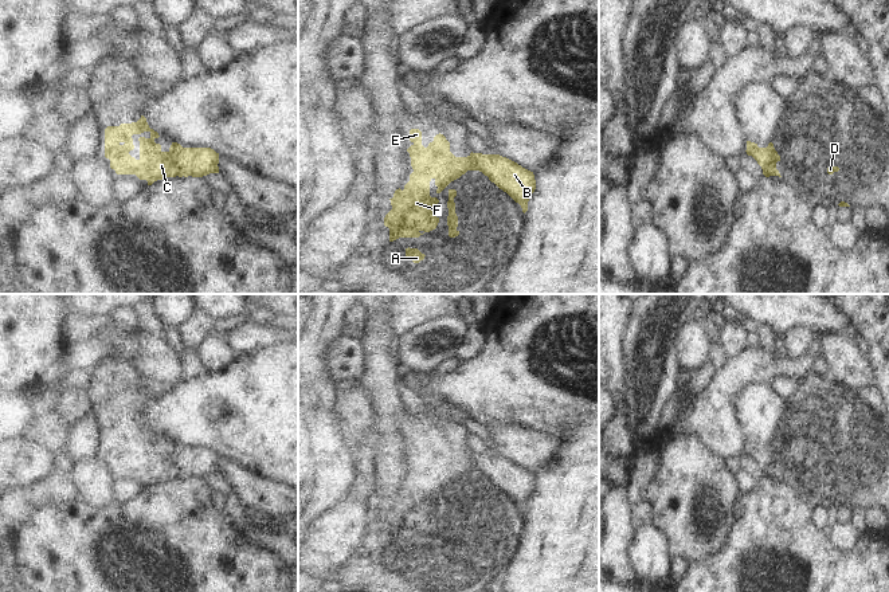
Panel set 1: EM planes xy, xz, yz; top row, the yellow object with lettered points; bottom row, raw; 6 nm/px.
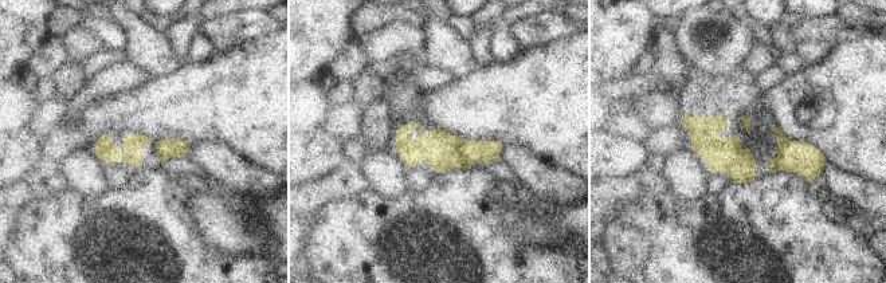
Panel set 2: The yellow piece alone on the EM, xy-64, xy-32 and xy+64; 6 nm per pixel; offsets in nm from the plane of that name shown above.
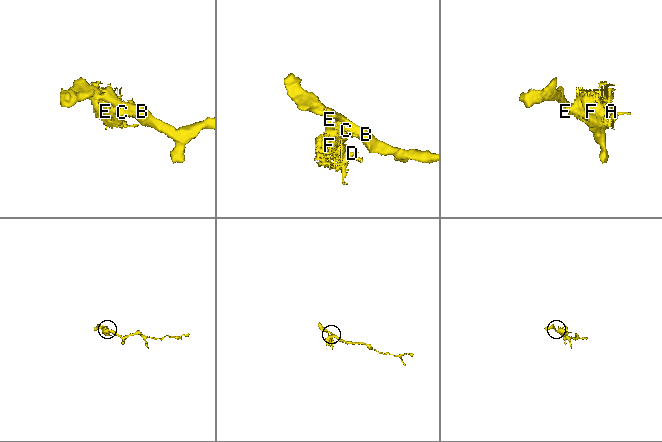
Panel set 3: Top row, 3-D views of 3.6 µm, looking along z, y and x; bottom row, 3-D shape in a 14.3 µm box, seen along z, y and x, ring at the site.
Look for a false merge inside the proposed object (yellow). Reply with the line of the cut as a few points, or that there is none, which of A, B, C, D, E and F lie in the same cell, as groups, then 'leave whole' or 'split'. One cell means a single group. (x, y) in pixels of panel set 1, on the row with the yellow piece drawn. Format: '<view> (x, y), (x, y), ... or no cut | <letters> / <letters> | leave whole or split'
xy (180, 146), (175, 155), (175, 164), (184, 175) | A C D E F / B | split

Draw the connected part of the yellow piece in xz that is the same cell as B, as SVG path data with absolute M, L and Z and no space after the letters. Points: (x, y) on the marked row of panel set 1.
M474 154L477 165L493 183L518 203L525 213L536 189L533 172L500 154Z

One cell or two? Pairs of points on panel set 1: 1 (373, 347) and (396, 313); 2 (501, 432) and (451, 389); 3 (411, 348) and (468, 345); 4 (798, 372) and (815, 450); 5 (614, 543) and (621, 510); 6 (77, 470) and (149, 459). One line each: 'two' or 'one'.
1: two
2: two
3: two
4: two
5: one
6: two

